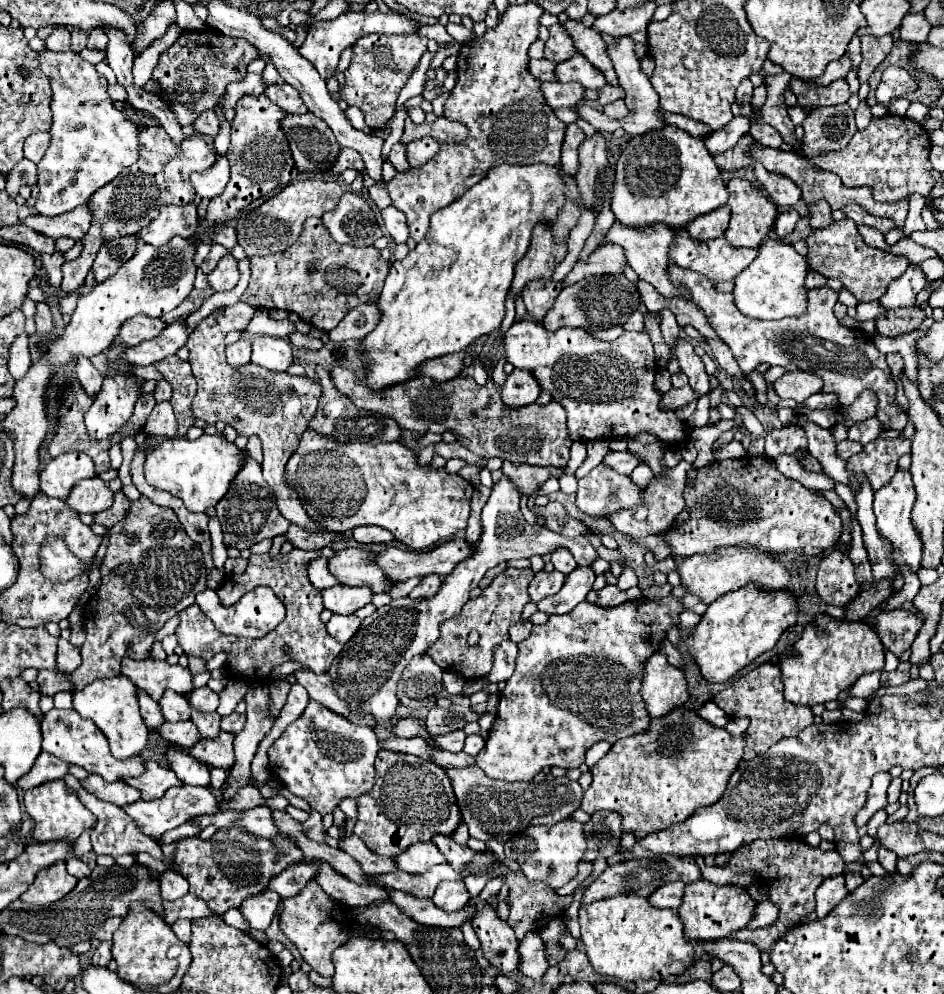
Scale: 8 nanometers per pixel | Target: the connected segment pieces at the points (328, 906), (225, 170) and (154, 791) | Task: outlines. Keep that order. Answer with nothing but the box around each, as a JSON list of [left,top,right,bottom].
[[280,880,350,976],[190,156,230,198],[128,762,182,800]]

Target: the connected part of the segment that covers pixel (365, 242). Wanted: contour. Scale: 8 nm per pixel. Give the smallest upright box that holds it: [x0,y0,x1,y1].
[322,192,384,246]

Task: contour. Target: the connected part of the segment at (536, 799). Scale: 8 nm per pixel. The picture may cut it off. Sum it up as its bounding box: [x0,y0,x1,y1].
[446,766,582,842]

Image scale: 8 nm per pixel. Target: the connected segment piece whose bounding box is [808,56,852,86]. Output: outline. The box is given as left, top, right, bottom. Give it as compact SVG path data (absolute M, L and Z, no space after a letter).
M844 56L842 60L834 60L832 64L828 64L826 72L820 76L820 80L810 80L808 84L816 84L816 86L828 86L838 78L846 78L848 70L852 68L852 62L848 60L848 56Z

